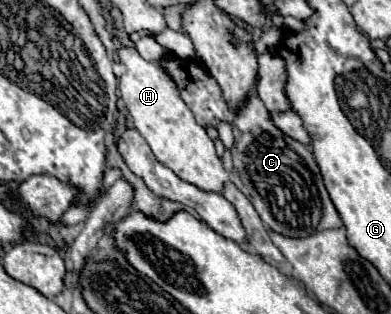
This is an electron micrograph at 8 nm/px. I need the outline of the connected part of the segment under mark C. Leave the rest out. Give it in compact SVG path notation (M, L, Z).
M256 93L250 95L250 99L246 99L244 109L234 119L234 137L236 137L236 143L232 147L234 171L230 173L230 181L252 201L264 225L268 225L272 231L282 233L286 237L308 237L324 229L342 227L342 219L322 183L322 175L312 151L306 145L298 143L296 139L290 139L288 135L284 135L272 123L268 109L264 107L264 103L258 99Z

